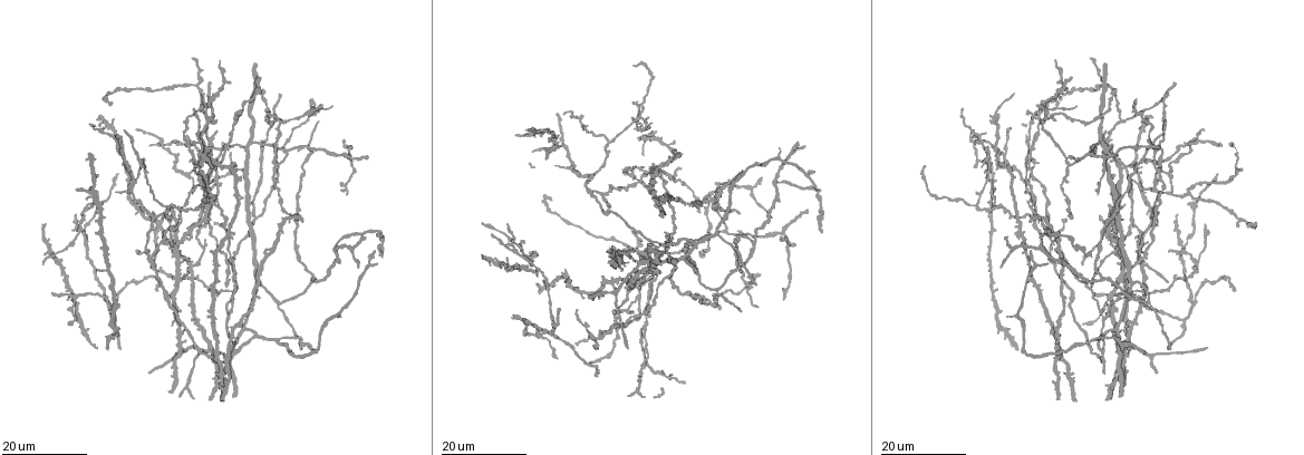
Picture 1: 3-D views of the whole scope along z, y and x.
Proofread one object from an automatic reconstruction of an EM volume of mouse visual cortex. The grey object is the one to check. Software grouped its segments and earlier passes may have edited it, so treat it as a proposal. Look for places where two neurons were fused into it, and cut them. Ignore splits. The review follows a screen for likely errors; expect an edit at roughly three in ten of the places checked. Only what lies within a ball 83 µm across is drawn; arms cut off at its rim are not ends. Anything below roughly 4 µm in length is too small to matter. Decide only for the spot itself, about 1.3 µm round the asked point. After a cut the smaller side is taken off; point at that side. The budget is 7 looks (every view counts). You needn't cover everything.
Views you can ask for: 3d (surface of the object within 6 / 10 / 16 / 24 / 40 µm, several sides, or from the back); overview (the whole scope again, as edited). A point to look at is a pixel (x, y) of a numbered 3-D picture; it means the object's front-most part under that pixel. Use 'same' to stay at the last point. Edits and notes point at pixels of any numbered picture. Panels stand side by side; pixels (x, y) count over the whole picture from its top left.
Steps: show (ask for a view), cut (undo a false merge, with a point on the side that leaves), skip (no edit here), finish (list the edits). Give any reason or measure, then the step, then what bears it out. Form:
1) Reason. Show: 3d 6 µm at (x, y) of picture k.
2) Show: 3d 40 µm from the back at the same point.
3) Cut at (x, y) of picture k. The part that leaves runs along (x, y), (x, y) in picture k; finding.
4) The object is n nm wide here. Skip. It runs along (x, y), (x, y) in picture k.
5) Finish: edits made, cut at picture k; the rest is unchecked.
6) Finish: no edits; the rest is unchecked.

Thin arm on a thick one. Show: 3d 16 µm at (641, 118) of picture 1.

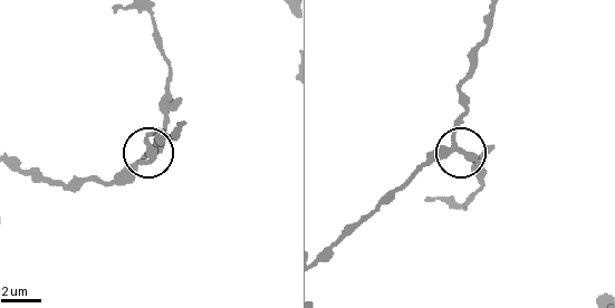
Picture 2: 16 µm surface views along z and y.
Zoom in. Show: 3d 6 µm at (455, 147) of picture 2.

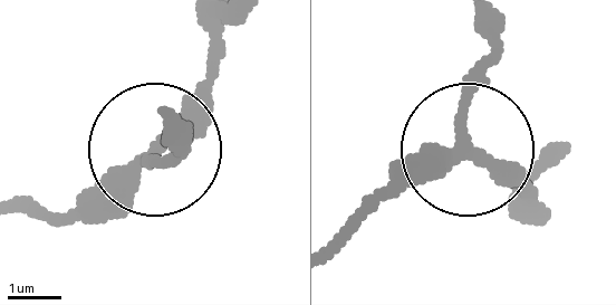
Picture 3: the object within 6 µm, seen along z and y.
Show: 3d 6 µm from the back at (466, 147) of picture 3.

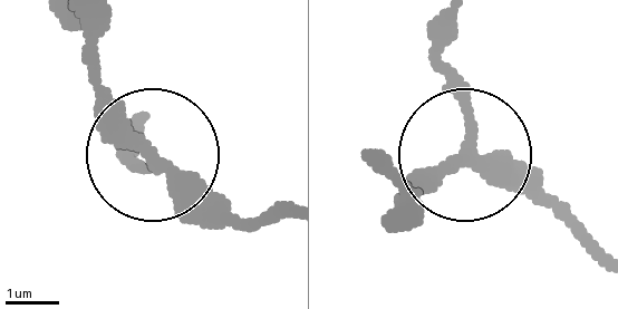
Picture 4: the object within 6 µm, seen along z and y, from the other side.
Skip. It runs along (591, 253), (463, 161), (472, 107), (445, 31) in picture 4; one neuron here.

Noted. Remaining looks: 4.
Two arms in line, one across. Show: 3d 24 µm at (133, 183) of picture 1.

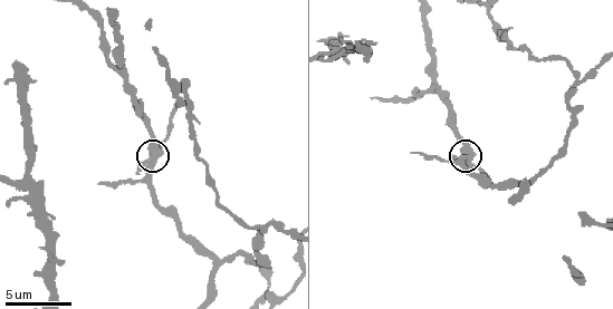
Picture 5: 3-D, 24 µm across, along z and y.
Zoom in. Show: 3d 10 µm at (471, 158) of picture 5.

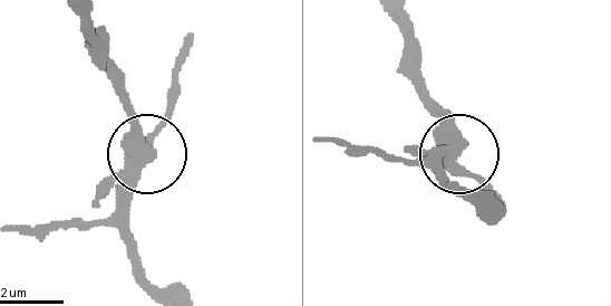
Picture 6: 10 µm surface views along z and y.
Show: 3d 10 µm from the back at (456, 156) of picture 6.

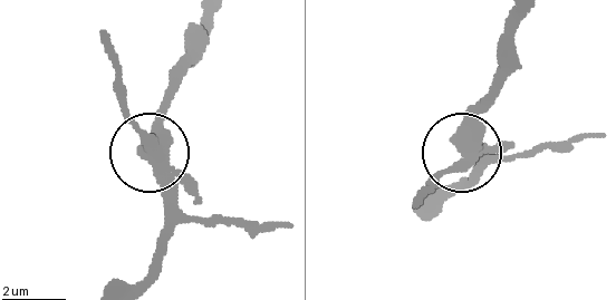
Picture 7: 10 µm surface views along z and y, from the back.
Cut at (196, 194) of picture 7. The part that leaves runs along (159, 157), (130, 113), (106, 35) in picture 7; a second neuron is stuck on.

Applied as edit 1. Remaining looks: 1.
Finish: edits made, cut at picture 7; the rest is unchecked.

